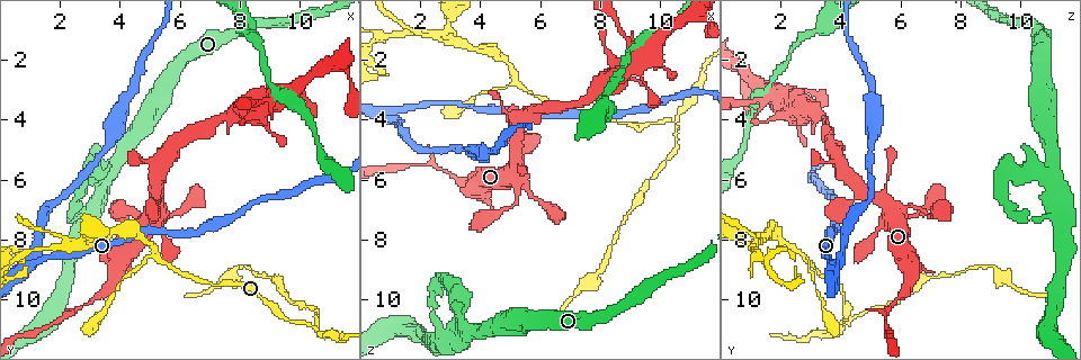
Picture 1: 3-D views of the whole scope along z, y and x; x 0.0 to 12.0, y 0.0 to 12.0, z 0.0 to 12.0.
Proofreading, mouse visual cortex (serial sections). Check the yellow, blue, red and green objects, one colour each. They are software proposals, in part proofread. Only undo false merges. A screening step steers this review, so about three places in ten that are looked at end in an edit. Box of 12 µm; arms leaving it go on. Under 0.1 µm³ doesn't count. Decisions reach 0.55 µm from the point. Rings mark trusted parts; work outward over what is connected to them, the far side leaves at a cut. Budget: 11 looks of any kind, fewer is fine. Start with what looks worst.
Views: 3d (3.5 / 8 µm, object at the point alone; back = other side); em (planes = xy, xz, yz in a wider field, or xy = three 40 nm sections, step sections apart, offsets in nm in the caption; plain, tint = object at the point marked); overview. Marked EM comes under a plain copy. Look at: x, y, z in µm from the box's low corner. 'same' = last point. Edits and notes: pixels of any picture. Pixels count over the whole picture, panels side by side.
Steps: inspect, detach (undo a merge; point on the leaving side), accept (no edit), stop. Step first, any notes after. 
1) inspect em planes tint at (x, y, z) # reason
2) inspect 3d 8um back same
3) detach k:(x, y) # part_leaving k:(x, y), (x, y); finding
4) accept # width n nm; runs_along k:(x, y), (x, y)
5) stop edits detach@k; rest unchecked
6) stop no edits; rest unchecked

inspect 3d 3.5um at (10.4, 10.9, 4.0) # three-way junction

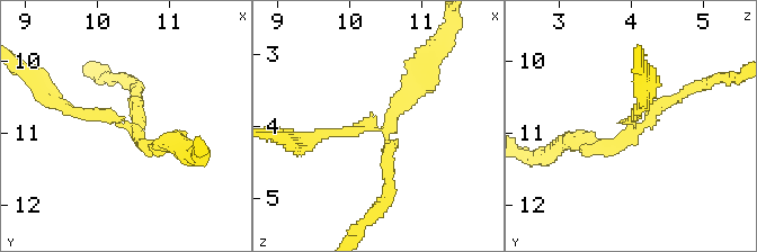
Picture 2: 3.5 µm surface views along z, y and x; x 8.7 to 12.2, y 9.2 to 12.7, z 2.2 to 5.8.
inspect em xy step 5 tint at (10.35, 10.85, 4.05) # arms 3; arm_widths 150, 150, 200 nm

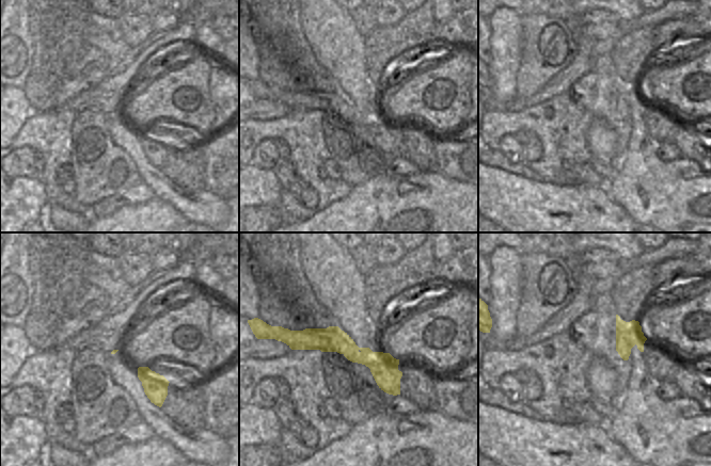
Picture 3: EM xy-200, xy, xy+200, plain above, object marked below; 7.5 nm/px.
detach 2:(578, 138) # part_leaving 2:(638, 124), (660, 102), (724, 79); a second cell is stuck on

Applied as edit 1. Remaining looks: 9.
inspect overview # see it whole again

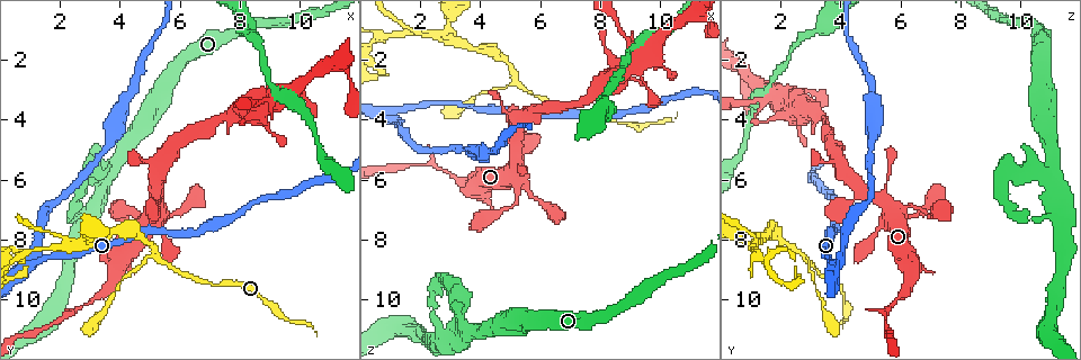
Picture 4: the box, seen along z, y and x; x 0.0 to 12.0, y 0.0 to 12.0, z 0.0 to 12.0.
inspect 3d 8um at (5.2, 8.5, 2.7) # three arms meet

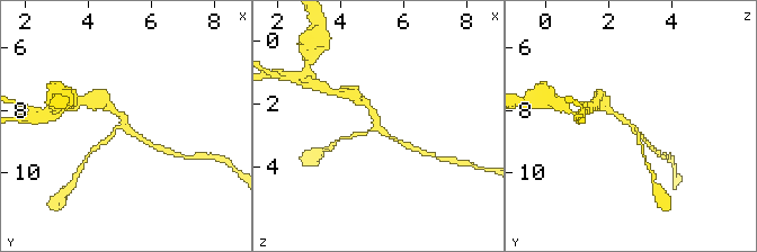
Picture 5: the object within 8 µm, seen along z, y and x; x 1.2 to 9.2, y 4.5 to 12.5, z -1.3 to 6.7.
inspect 3d 3.5um at (5.2, 8.5, 2.8)

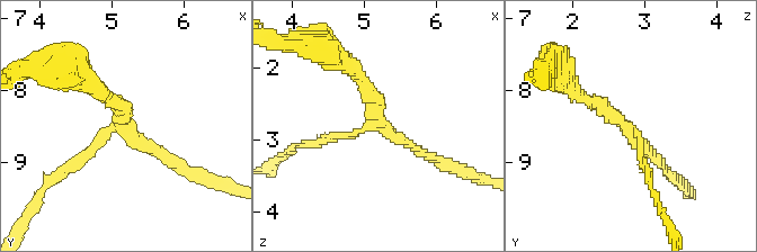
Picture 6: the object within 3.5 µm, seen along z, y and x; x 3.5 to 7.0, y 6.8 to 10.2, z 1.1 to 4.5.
accept # arm_widths 150, 150, 200 nm; runs_along 6:(430, 155), (385, 129), (350, 66); all the same cell

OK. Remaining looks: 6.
inspect 3d 3.5um at (2.8, 8.0, 1.3) # arms run side by side

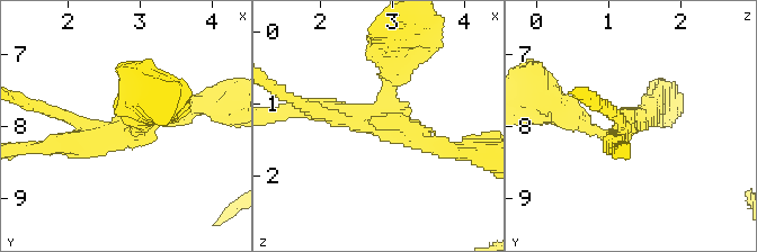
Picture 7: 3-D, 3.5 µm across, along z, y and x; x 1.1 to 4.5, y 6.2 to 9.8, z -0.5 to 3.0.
inspect em xy step 1 tint same

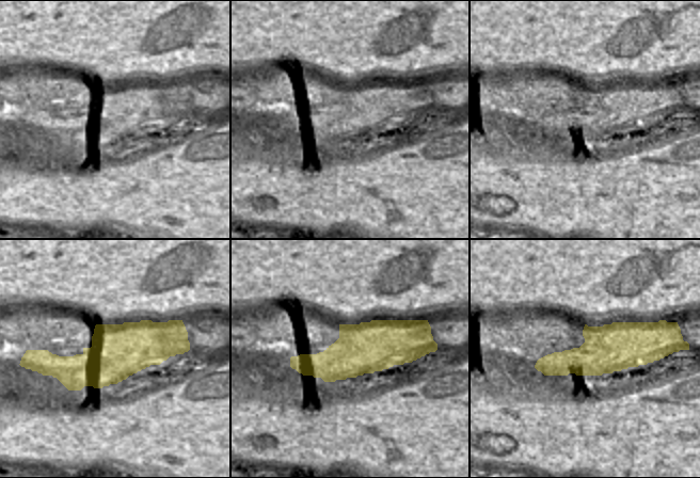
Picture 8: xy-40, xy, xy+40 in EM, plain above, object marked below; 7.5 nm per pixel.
detach 7:(287, 114) # arm_widths 150, 250, 300, 300 nm; part_leaving 7:(116, 128), (88, 142), (29, 149); two cells meet here

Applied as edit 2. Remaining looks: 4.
inspect 3d 3.5um at (3.6, 5.9, 11.1) # two arms in line, one across

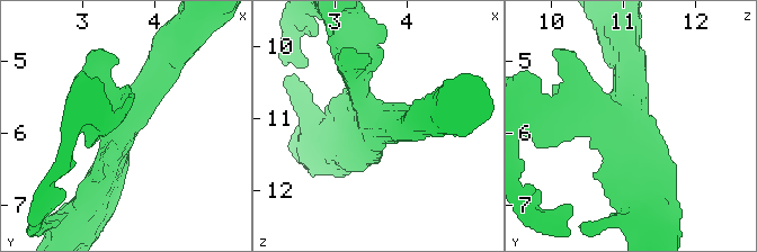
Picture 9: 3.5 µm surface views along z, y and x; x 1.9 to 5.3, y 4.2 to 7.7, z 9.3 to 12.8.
accept # one cell here

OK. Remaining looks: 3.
stop edits detach@2, detach@7; rest unchecked

